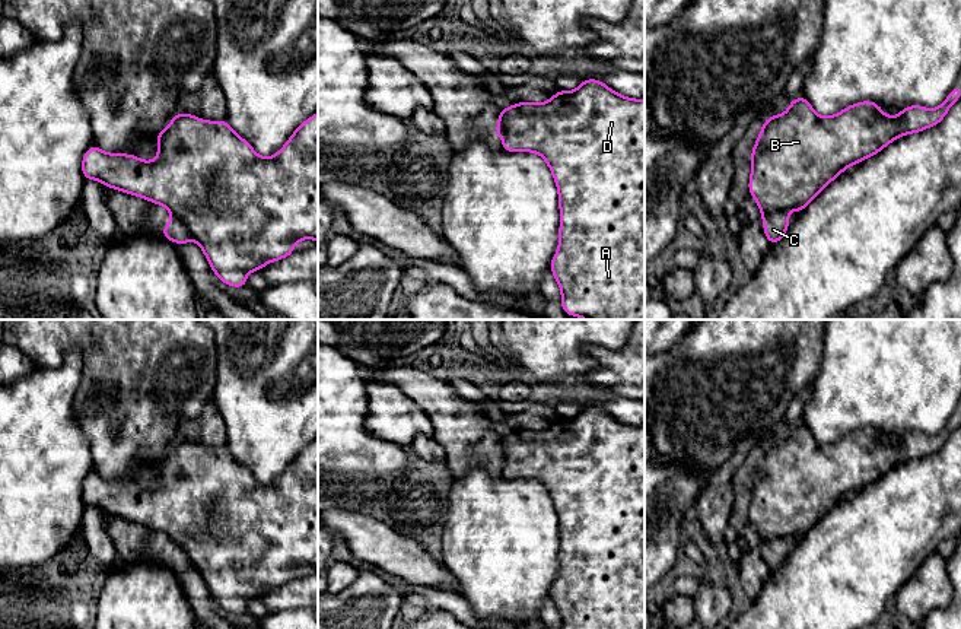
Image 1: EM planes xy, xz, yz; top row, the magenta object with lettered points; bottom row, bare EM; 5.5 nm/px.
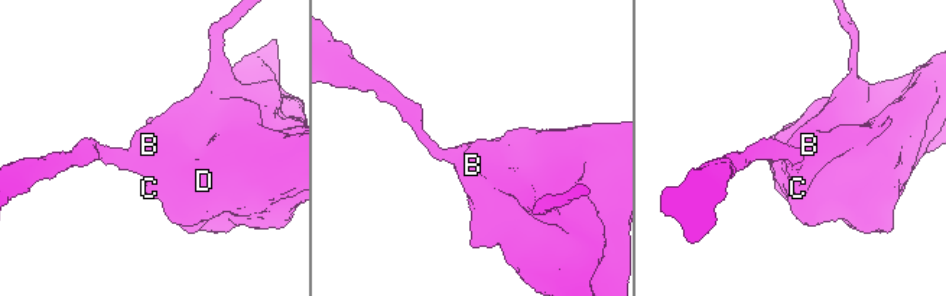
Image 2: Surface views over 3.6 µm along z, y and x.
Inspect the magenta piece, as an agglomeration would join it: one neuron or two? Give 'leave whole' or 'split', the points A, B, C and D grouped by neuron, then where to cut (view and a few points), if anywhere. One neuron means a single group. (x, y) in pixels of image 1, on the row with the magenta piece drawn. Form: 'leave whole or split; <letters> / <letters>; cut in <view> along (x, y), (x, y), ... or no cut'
split; A B D / C; cut in xy along (168, 207), (194, 238)

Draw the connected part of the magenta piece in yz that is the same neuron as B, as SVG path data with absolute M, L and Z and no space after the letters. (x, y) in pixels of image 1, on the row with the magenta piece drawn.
M954 85L938 108L909 105L895 117L887 117L874 101L857 102L836 115L821 117L806 98L795 98L785 114L770 115L763 123L750 159L752 171L748 193L764 215L782 210L801 213L846 168L876 155L901 136L939 124L960 98L961 86Z

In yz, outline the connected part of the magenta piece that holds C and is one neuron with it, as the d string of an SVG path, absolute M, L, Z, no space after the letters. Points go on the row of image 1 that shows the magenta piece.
M787 210L773 212L769 215L761 213L763 216L763 226L764 235L770 245L777 244L786 235L786 231L790 225L787 219Z

